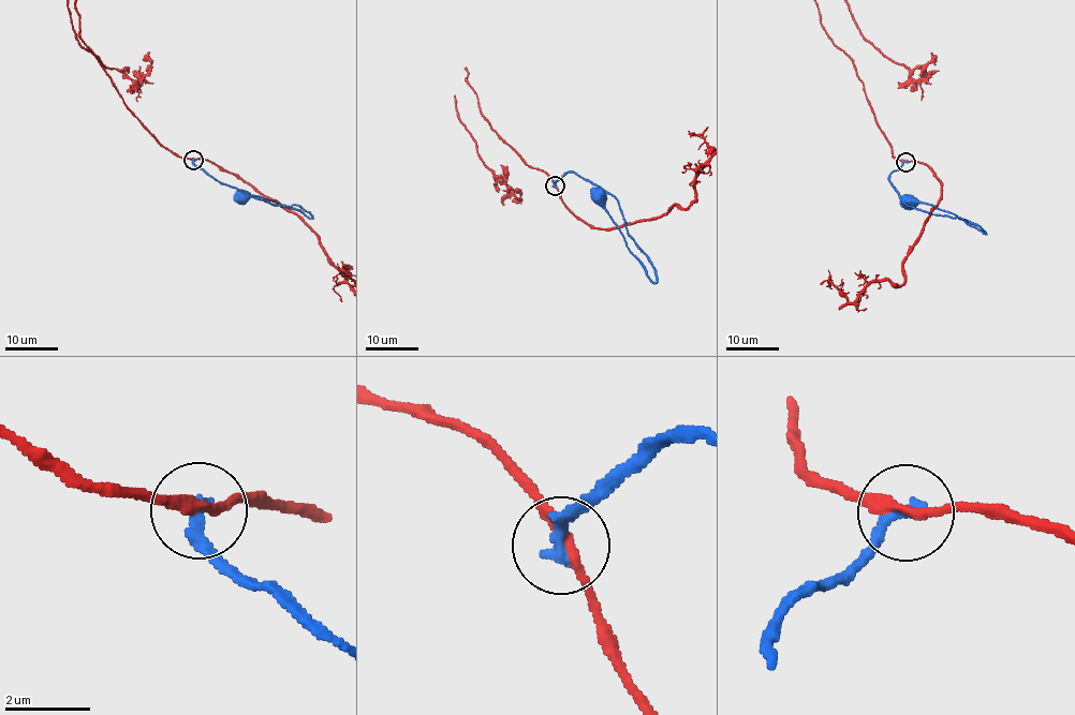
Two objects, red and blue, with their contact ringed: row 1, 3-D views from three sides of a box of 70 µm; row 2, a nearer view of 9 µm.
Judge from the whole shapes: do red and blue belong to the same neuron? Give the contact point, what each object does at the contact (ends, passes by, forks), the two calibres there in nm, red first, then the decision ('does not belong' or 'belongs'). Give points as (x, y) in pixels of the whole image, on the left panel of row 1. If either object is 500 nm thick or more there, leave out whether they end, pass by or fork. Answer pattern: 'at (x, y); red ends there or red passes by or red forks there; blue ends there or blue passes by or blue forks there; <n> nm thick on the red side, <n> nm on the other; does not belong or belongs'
at (193, 160); red passes by; blue ends there; 240 nm thick on the red side, 360 nm on the other; does not belong

